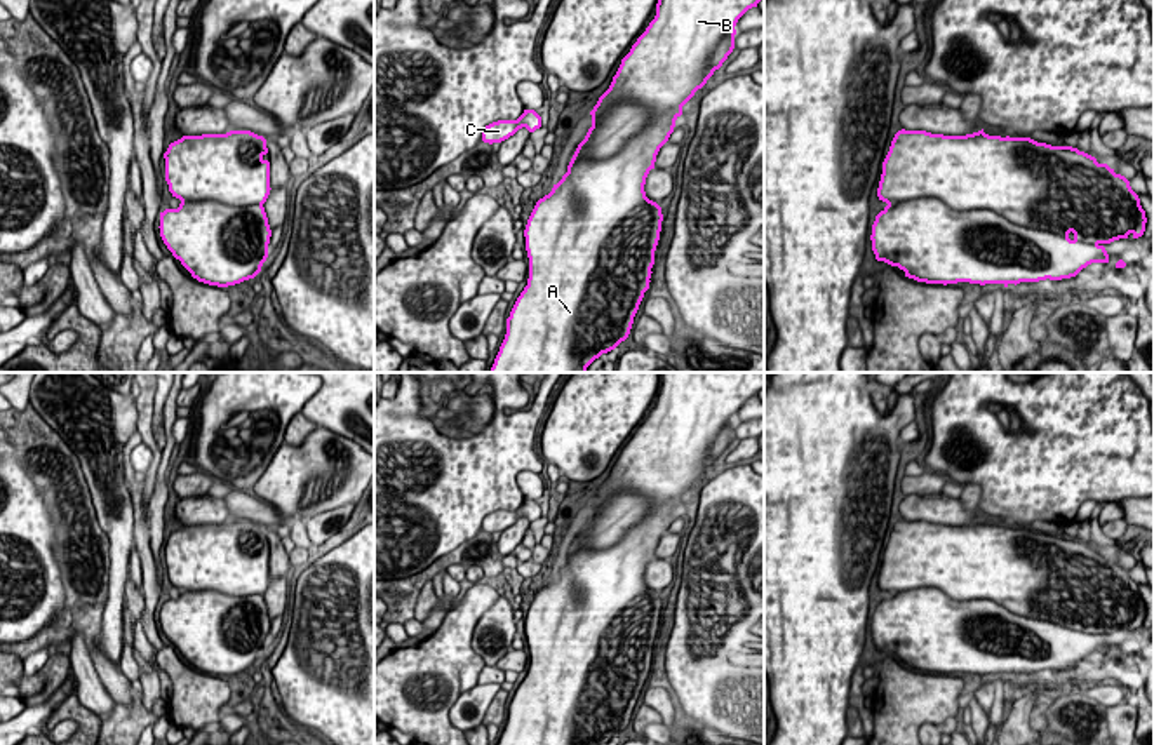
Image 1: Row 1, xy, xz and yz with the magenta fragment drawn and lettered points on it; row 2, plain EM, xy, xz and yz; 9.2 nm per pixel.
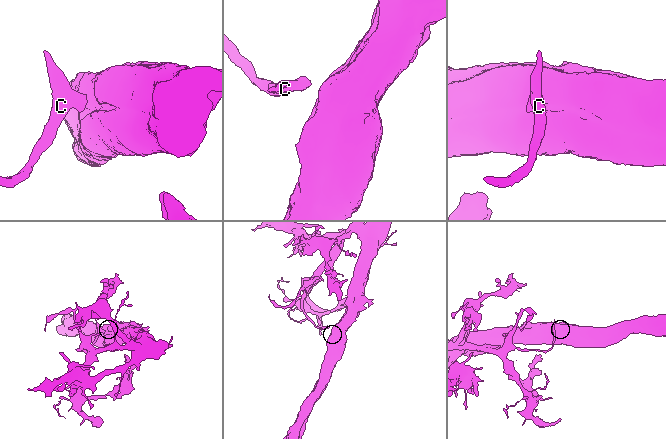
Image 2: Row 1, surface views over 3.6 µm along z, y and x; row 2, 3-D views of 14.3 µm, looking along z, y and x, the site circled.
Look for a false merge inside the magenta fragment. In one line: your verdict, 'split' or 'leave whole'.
split

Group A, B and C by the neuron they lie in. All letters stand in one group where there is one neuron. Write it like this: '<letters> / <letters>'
A B / C

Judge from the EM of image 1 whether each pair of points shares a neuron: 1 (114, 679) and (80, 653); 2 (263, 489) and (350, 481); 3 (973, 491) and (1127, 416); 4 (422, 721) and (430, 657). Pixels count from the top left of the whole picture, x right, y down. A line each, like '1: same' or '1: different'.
1: same
2: same
3: different
4: same

